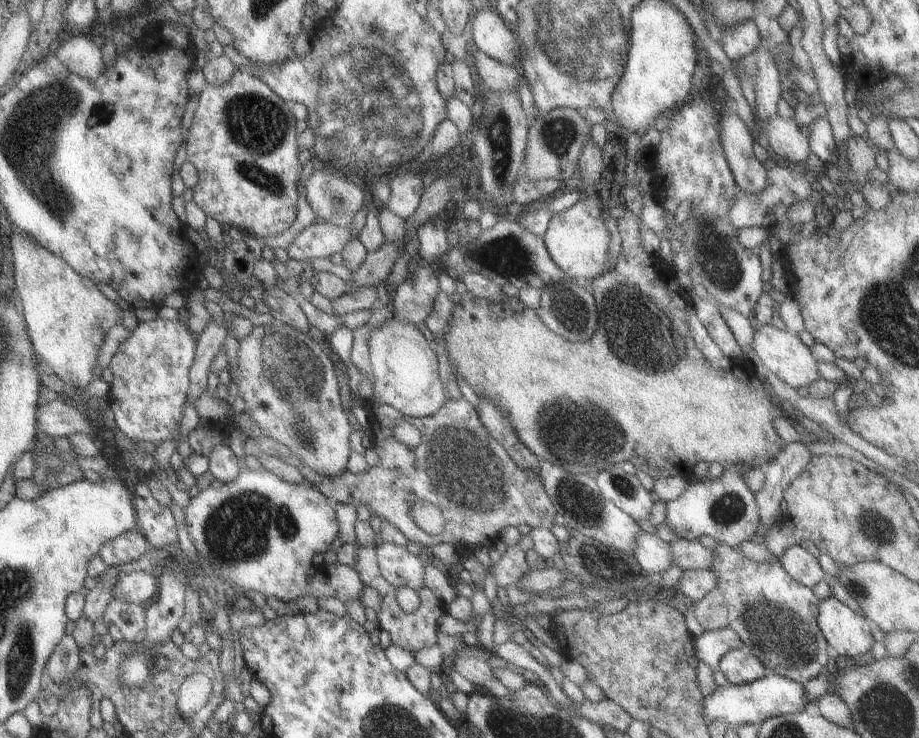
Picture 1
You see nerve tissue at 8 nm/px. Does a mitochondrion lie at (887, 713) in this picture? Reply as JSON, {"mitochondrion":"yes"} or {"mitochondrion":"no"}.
{"mitochondrion":"yes"}

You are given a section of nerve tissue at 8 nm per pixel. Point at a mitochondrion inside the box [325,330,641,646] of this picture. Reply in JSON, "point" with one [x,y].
{"point":[466,469]}

